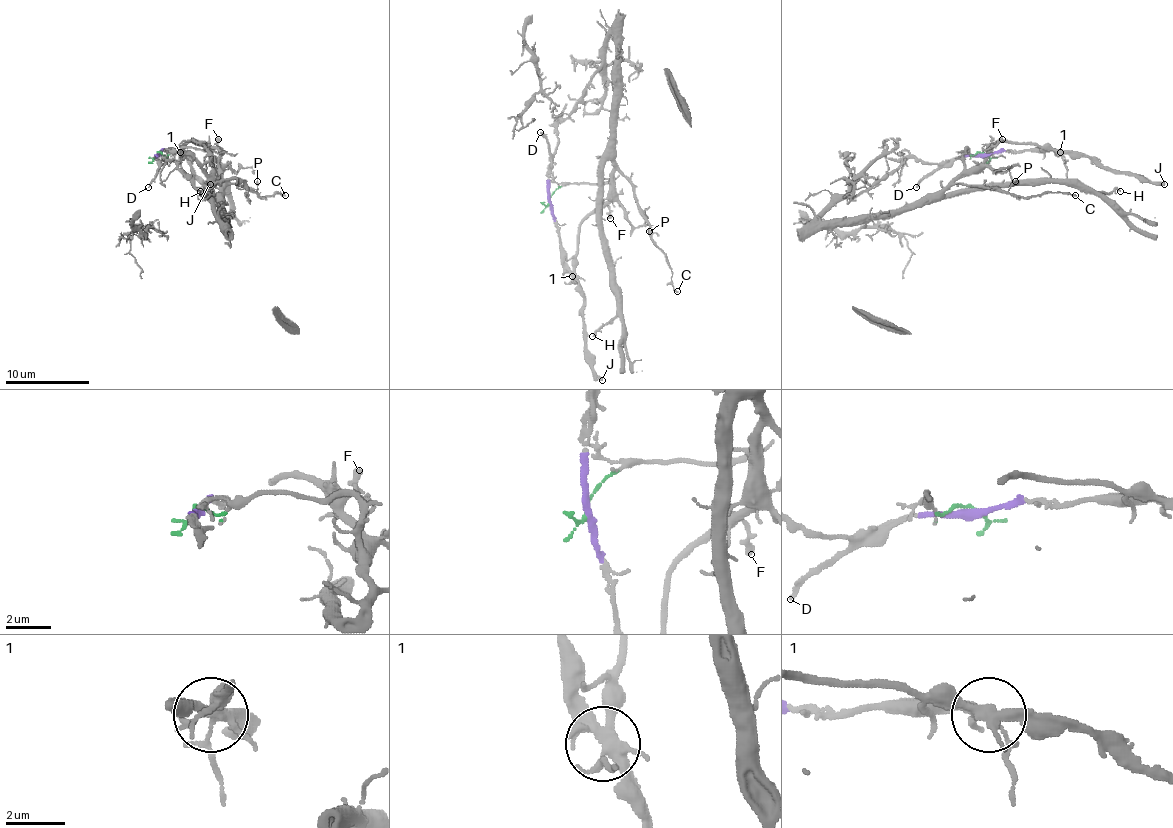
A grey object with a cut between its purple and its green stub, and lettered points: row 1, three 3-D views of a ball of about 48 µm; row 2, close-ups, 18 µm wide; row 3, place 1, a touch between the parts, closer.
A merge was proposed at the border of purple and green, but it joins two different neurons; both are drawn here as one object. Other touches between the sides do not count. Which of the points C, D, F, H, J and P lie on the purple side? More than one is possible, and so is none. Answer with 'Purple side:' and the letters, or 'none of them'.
Purple side: D, J

